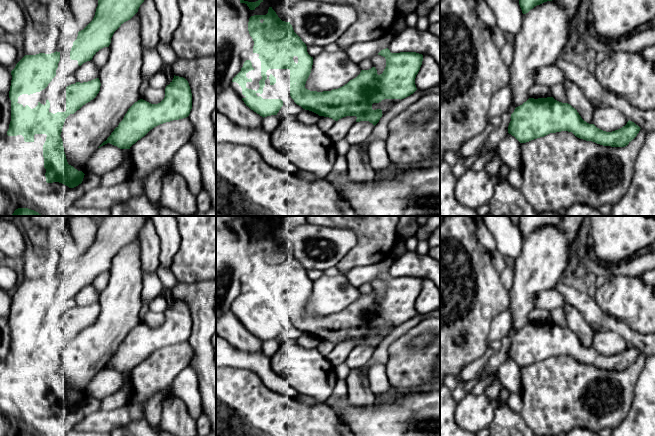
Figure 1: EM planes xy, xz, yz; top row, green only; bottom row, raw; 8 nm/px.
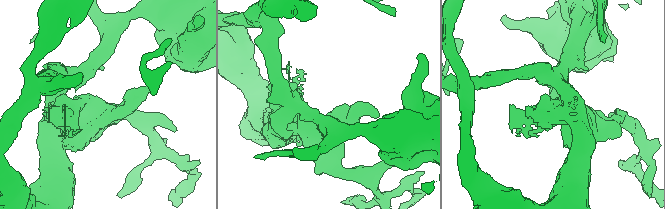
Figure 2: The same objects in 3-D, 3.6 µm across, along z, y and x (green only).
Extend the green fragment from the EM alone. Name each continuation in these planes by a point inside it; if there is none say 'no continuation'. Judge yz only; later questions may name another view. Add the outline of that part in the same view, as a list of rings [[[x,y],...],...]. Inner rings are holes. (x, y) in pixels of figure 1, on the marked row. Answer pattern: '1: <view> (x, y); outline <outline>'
no continuation

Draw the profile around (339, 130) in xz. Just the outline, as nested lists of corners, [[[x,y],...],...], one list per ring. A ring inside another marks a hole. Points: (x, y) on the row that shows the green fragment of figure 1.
[[[346,116],[335,121],[331,129],[326,133],[334,142],[340,141],[346,137],[350,128],[356,122],[356,116]]]

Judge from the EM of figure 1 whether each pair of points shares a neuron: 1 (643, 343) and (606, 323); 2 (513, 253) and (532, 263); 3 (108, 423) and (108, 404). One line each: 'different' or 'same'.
1: same
2: different
3: different

